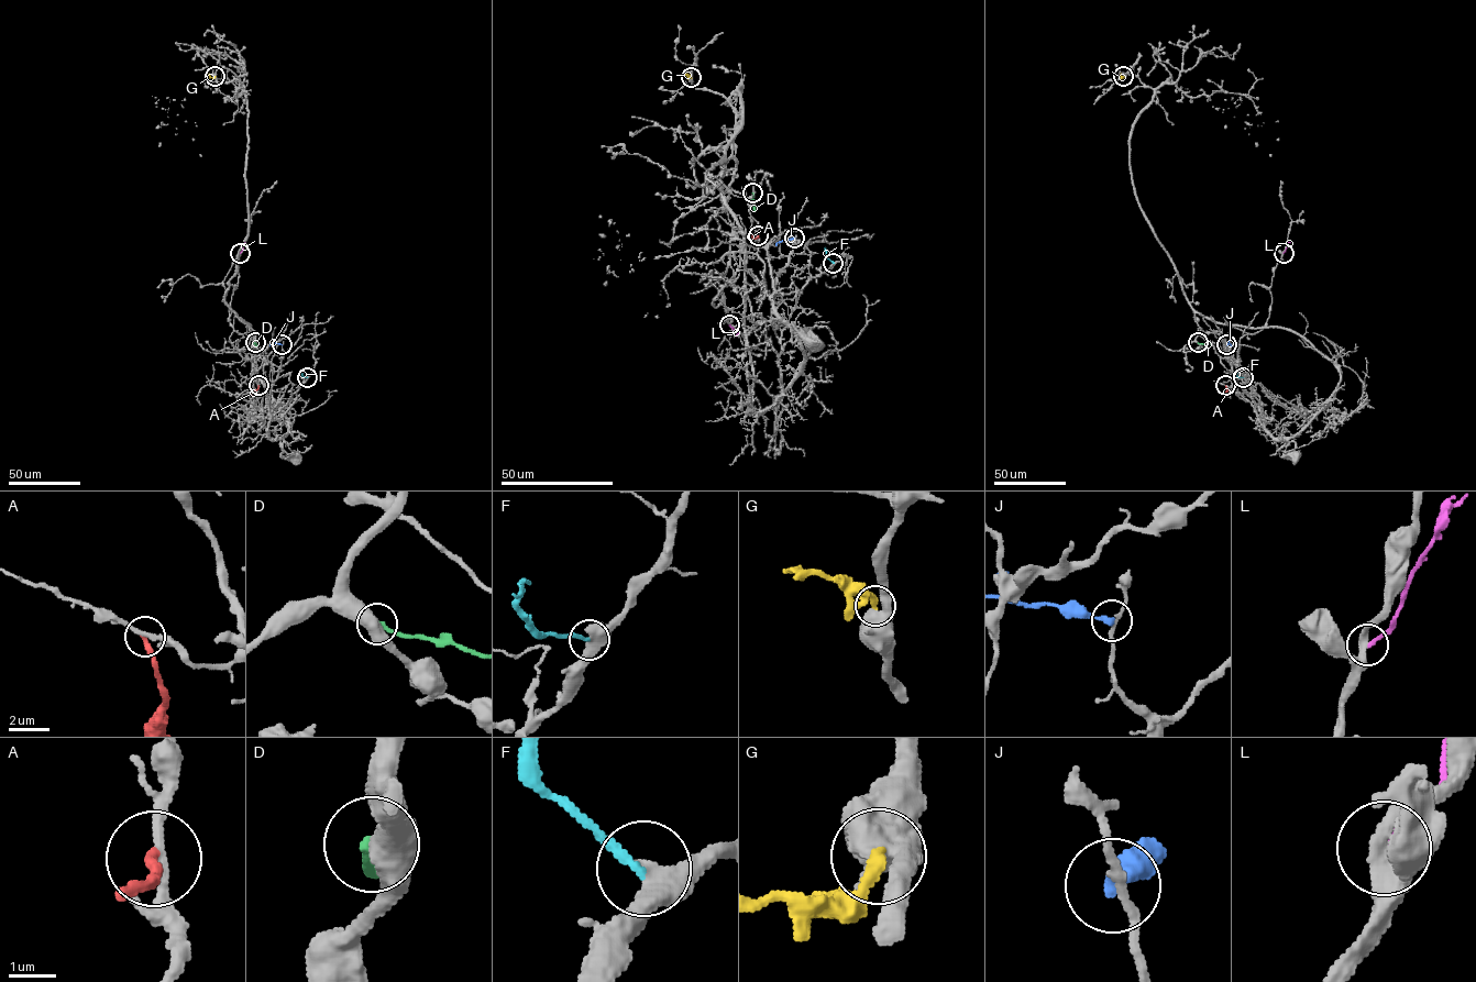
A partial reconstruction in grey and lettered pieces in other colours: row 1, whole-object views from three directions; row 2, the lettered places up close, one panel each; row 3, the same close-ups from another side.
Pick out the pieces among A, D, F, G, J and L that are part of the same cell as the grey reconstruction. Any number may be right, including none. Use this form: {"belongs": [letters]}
{"belongs": ["F"]}

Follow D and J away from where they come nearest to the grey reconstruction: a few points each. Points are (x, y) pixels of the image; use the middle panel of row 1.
D: (752, 192), (753, 211)
J: (794, 238), (775, 245)

